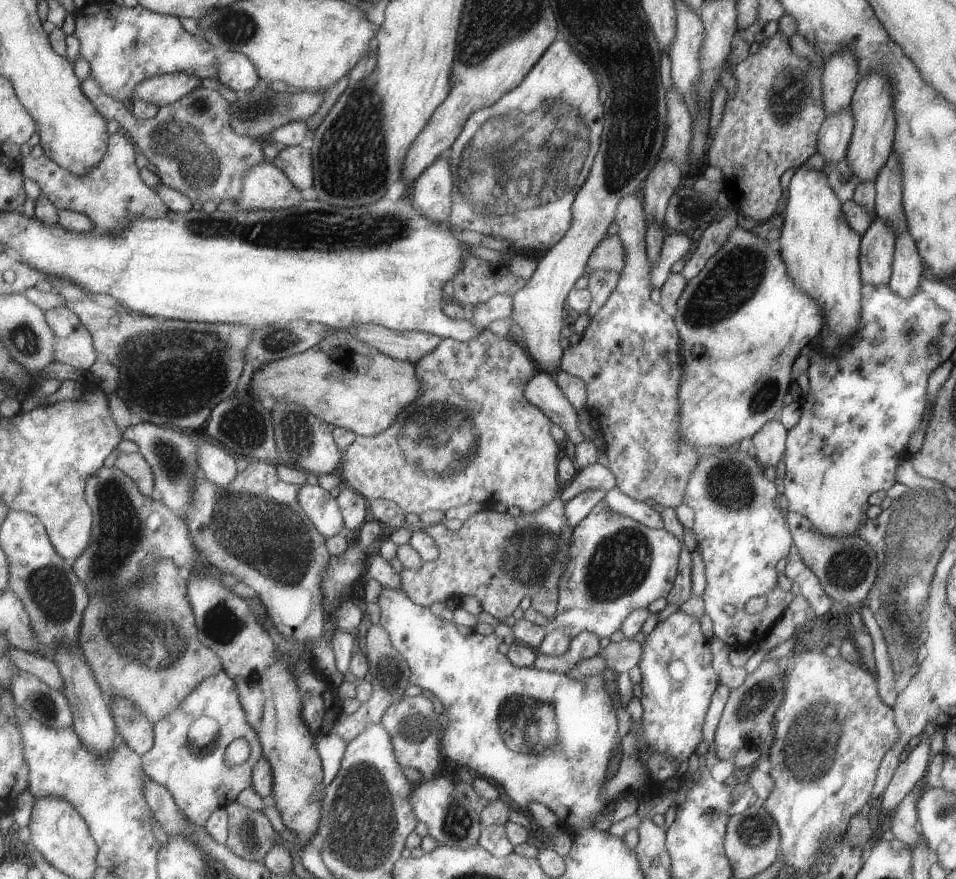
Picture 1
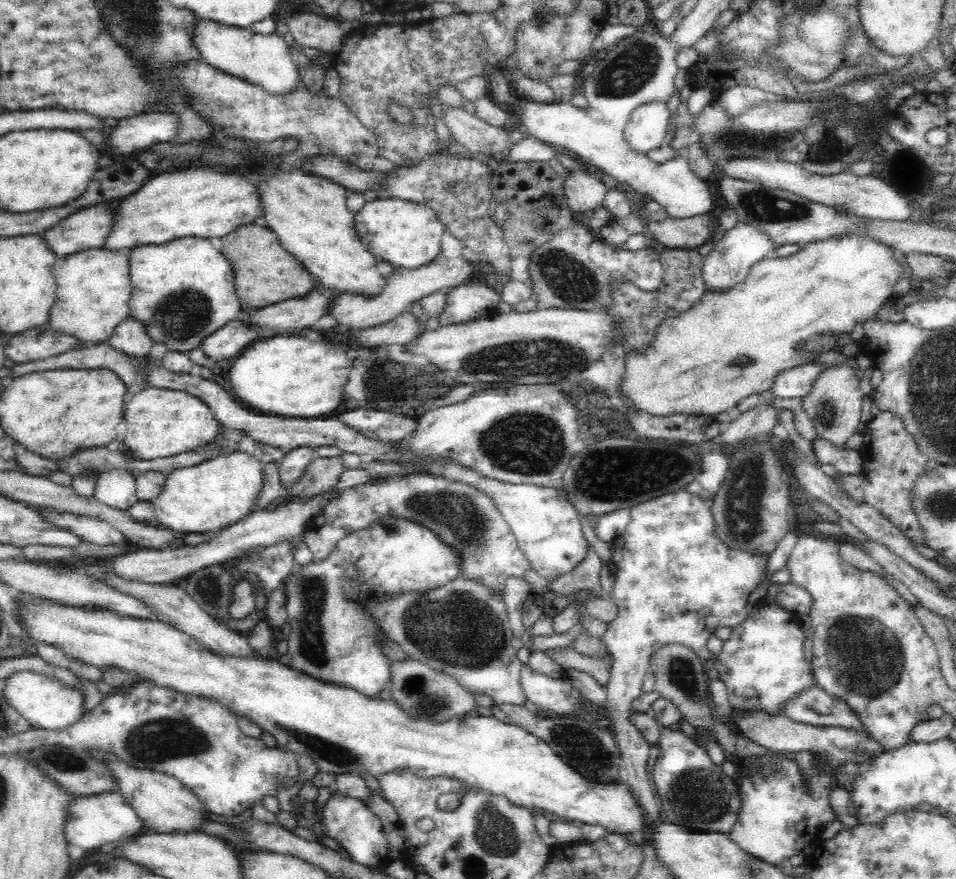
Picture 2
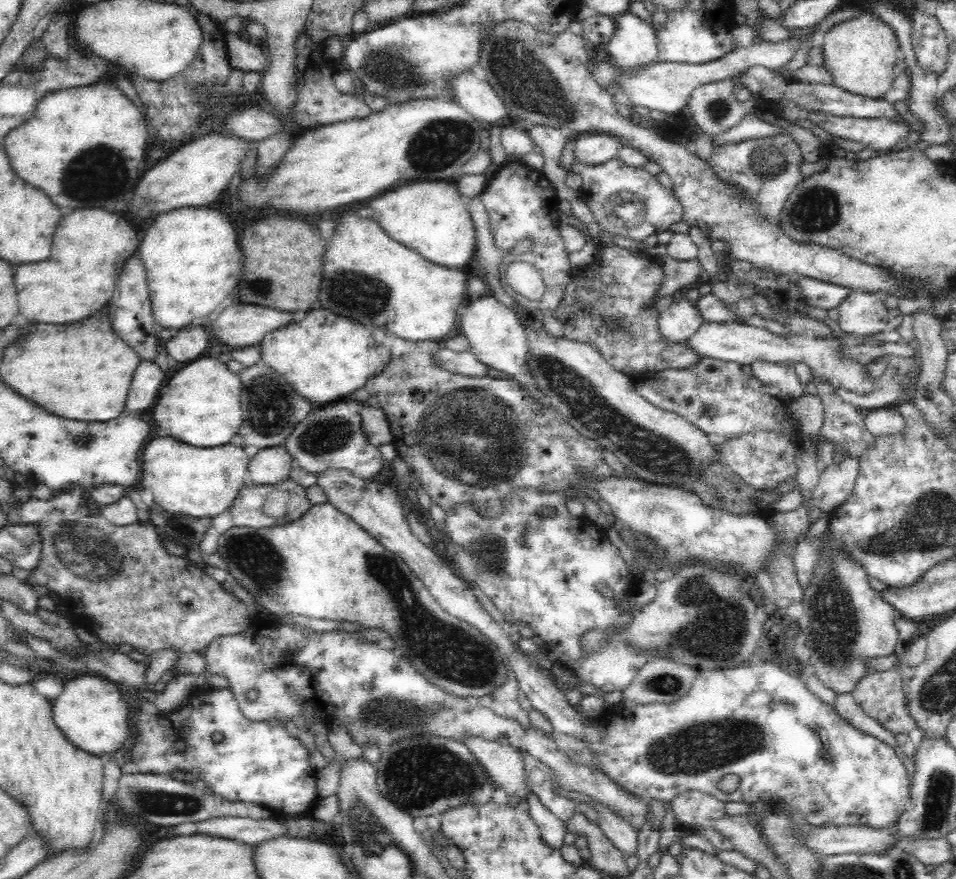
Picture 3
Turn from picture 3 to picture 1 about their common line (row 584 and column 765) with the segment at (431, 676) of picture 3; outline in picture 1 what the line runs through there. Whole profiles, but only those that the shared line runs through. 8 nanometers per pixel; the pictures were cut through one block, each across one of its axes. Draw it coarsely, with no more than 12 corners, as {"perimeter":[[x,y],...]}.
{"perimeter":[[735,227],[675,301],[678,433],[725,448],[783,405],[823,324]]}

